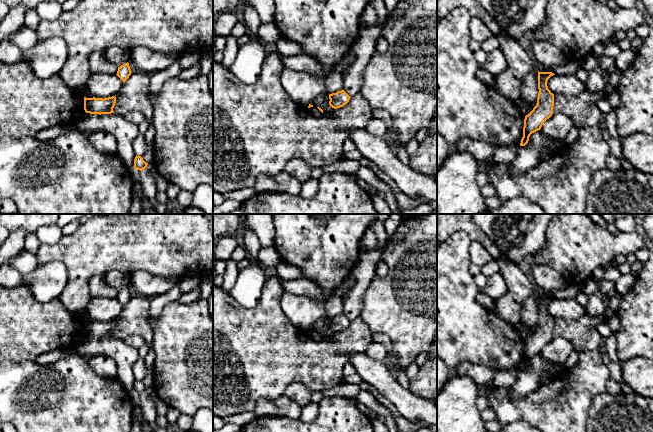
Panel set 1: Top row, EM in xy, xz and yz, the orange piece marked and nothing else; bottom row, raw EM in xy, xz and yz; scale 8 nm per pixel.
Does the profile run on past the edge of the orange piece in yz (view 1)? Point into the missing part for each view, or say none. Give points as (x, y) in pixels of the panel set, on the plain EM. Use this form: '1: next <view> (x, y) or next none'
1: next none

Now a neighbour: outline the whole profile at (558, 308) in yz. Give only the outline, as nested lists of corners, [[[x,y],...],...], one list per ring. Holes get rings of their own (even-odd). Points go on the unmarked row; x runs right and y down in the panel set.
[[[553,299],[547,305],[548,313],[555,318],[569,318],[577,320],[585,314],[586,307],[576,299]]]

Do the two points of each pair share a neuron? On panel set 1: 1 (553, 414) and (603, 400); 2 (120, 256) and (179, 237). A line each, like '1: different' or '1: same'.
1: different
2: same

